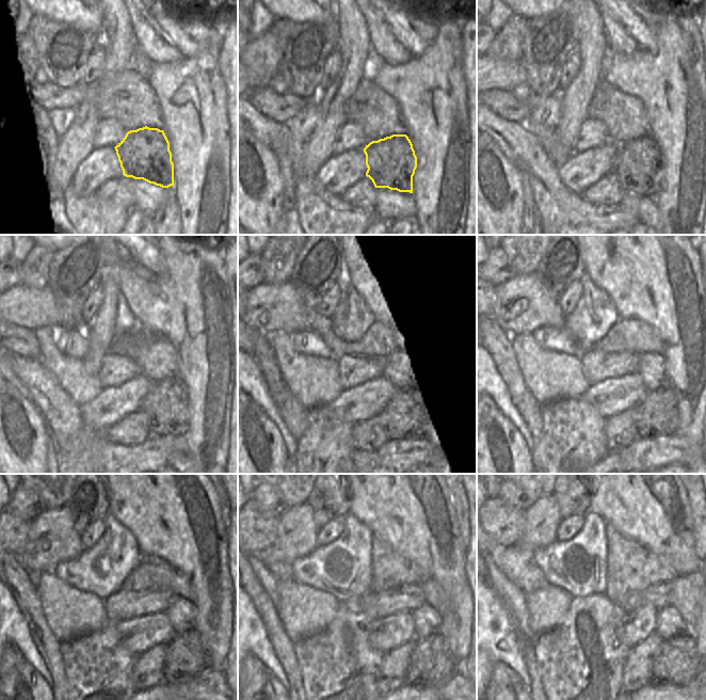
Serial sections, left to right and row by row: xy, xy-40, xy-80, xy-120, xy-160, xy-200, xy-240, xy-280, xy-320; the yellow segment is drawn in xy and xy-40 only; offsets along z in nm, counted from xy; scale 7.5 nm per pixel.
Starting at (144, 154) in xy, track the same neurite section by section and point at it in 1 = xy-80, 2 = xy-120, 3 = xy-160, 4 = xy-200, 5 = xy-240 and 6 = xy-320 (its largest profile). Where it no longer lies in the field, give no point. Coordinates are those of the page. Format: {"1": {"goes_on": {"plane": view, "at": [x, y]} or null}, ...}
{"1": {"goes_on": {"plane": "xy-80", "at": [635, 165]}}, "2": {"goes_on": {"plane": "xy-120", "at": [165, 407]}}, "3": {"goes_on": {"plane": "xy-160", "at": [410, 413]}}, "4": {"goes_on": {"plane": "xy-200", "at": [657, 415]}}, "5": {"goes_on": {"plane": "xy-240", "at": [186, 656]}}, "6": {"goes_on": {"plane": "xy-320", "at": [677, 662]}}}

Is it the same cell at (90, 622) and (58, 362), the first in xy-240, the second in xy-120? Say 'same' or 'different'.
same

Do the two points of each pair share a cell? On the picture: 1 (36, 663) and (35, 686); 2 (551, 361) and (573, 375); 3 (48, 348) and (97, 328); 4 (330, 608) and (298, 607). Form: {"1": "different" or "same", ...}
{"1": "different", "2": "same", "3": "different", "4": "same"}

